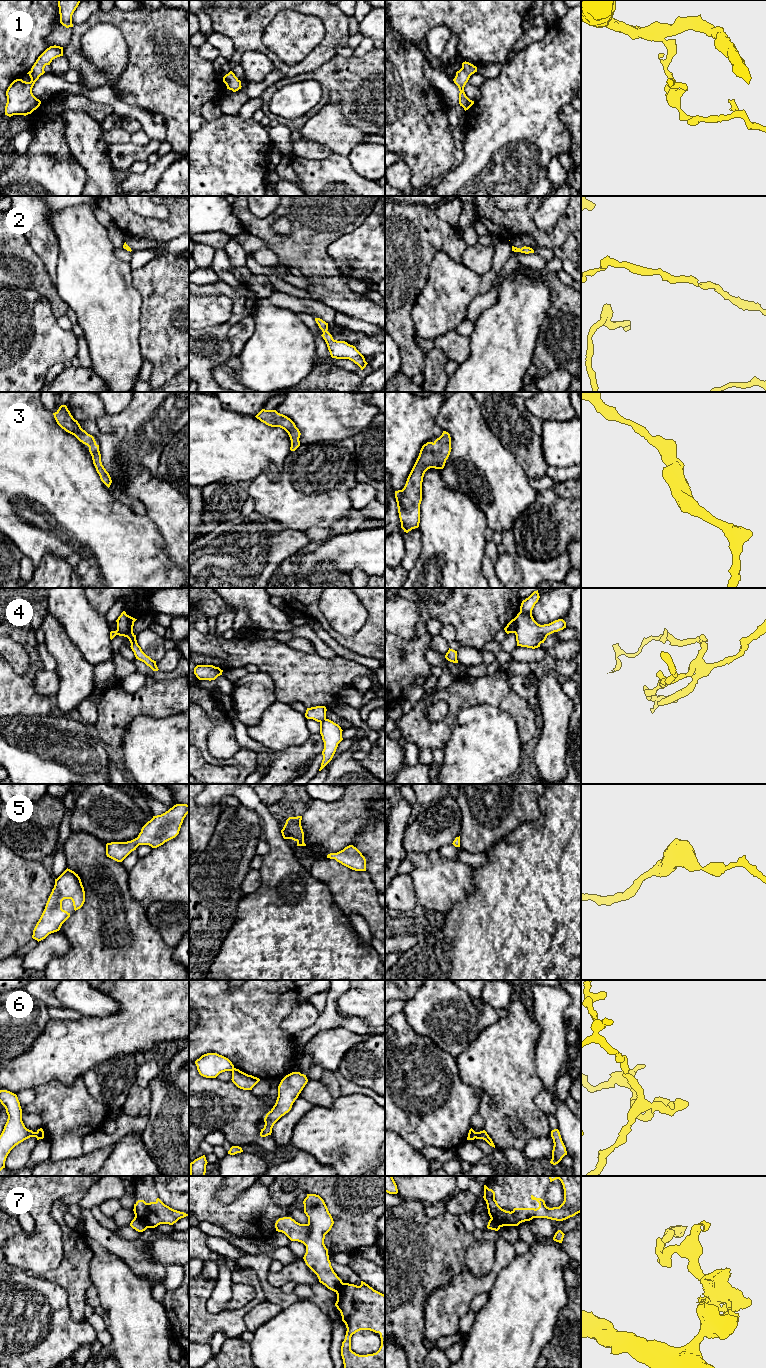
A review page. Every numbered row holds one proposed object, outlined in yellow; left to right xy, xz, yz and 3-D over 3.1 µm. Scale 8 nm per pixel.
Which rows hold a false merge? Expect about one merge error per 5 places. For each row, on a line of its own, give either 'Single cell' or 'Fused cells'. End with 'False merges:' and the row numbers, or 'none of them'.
1: Single cell
2: Single cell
3: Single cell
4: Single cell
5: Single cell
6: Fused cells
7: Fused cells
False merges: 6, 7

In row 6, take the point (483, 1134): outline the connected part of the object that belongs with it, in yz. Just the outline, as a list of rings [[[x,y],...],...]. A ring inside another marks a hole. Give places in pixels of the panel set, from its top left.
[[[485,1130],[480,1131],[480,1132],[475,1132],[475,1138],[476,1139],[483,1139],[485,1140],[490,1146],[495,1148],[495,1145],[492,1141],[492,1139],[489,1137],[489,1135],[487,1134],[487,1132]]]

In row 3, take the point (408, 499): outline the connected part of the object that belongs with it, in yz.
[[[443,431],[434,442],[424,444],[404,488],[395,491],[401,528],[404,532],[408,533],[419,527],[422,482],[425,472],[430,468],[443,469],[451,449],[451,437],[446,431]]]

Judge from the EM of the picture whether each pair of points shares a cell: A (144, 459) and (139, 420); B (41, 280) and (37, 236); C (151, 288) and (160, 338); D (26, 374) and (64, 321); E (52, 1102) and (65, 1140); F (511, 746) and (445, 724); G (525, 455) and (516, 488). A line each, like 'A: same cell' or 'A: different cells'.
A: same cell
B: different cells
C: same cell
D: different cells
E: same cell
F: different cells
G: different cells

